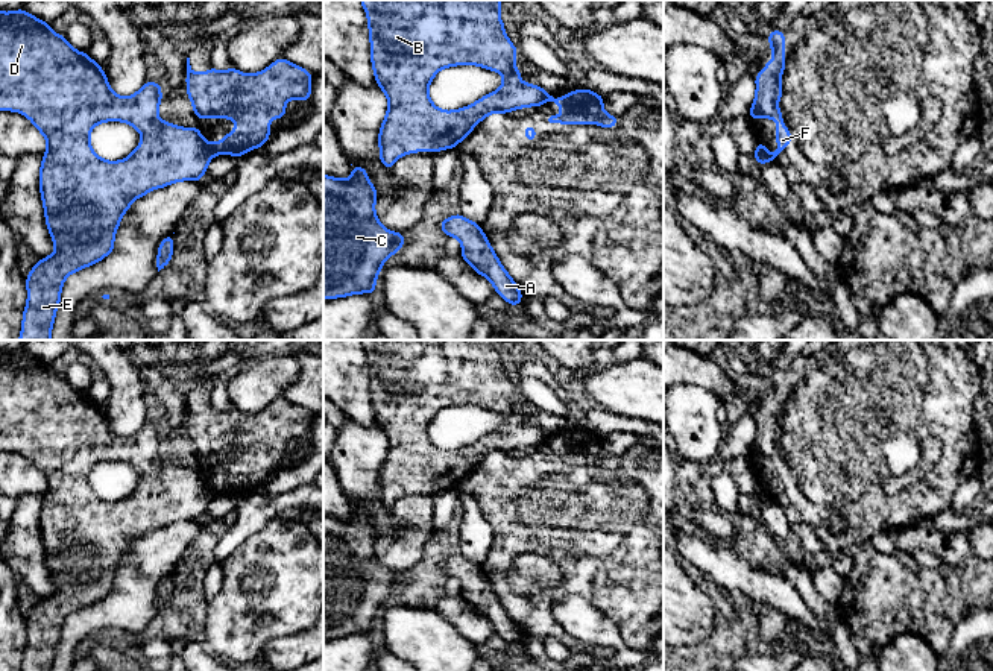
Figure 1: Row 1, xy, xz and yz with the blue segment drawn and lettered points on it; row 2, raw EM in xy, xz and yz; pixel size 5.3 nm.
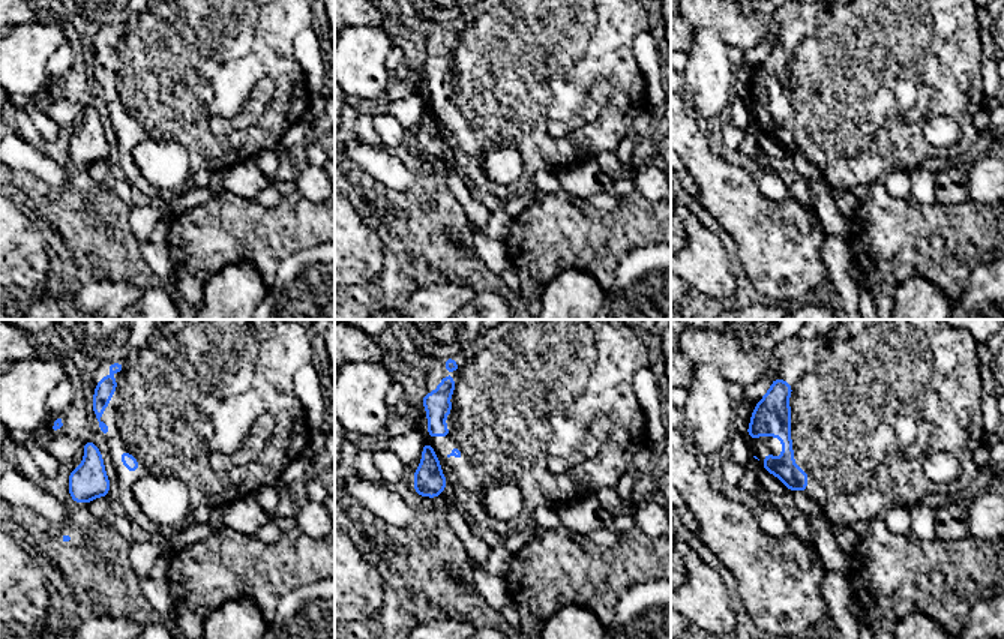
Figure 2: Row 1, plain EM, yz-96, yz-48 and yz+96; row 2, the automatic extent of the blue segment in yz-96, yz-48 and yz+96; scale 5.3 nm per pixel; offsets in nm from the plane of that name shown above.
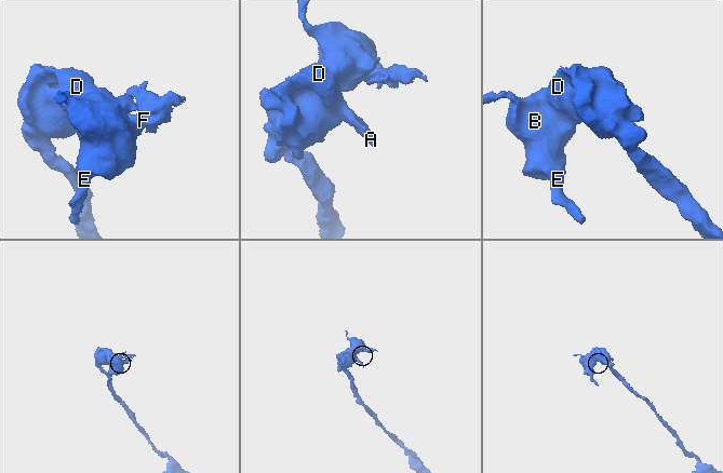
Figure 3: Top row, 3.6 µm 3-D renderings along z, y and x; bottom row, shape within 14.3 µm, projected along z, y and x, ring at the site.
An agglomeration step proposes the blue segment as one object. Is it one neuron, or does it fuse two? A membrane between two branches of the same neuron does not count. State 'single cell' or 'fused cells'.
fused cells

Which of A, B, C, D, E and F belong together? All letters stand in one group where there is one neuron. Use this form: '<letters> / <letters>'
A B C D E / F

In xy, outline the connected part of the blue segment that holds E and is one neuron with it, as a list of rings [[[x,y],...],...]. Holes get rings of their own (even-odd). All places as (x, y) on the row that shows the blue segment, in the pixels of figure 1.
[[[23,9],[0,12],[0,111],[24,114],[47,141],[41,161],[39,191],[44,205],[46,225],[56,250],[41,258],[26,278],[27,304],[23,313],[18,340],[50,340],[55,314],[61,301],[65,278],[84,267],[99,263],[114,249],[115,231],[132,202],[155,188],[179,181],[202,181],[214,156],[199,128],[181,128],[158,118],[162,100],[161,82],[146,82],[129,97],[117,96],[102,70],[88,53],[73,49],[64,35],[56,35],[49,23],[38,20]],[[103,121],[125,121],[143,135],[138,147],[121,161],[105,161],[90,144],[91,129]]]

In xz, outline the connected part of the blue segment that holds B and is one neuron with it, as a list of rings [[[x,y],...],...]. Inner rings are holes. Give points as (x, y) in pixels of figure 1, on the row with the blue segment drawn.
[[[361,0],[367,14],[370,61],[377,85],[384,91],[389,108],[380,129],[380,158],[386,169],[413,152],[454,149],[489,114],[541,106],[550,94],[519,79],[515,67],[518,49],[504,32],[500,18],[501,0]],[[472,64],[504,77],[501,87],[469,106],[442,111],[433,105],[428,87],[437,71]]]

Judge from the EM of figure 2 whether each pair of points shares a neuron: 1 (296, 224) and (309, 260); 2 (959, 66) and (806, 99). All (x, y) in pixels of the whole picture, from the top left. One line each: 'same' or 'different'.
1: different
2: same

